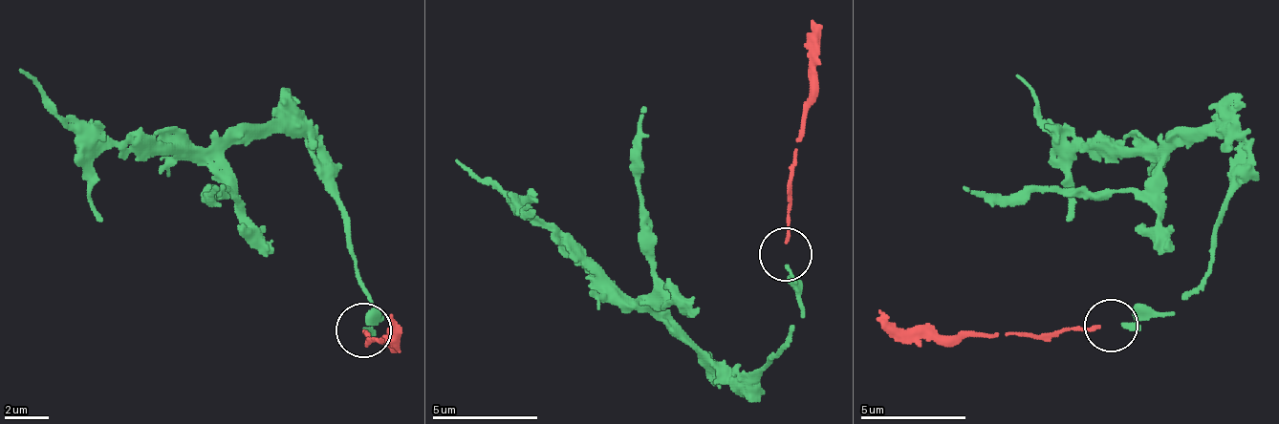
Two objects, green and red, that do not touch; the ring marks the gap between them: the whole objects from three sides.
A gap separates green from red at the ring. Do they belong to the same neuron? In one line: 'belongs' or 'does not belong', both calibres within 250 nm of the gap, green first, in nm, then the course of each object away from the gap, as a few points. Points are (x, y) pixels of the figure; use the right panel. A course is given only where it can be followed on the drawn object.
belongs; calibres 200 and 140 nm; course green (1122, 324), (1176, 313), (1202, 282), (1228, 192), (1228, 139), (1181, 135), (1159, 150), (1075, 150), (1017, 76); course red (1101, 324), (1023, 334), (901, 334), (880, 308)

